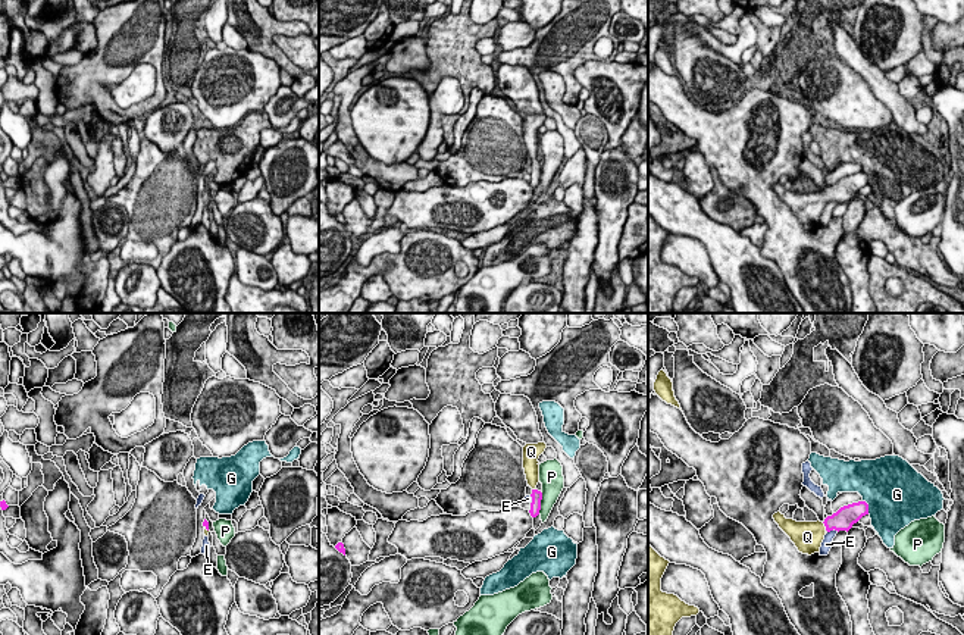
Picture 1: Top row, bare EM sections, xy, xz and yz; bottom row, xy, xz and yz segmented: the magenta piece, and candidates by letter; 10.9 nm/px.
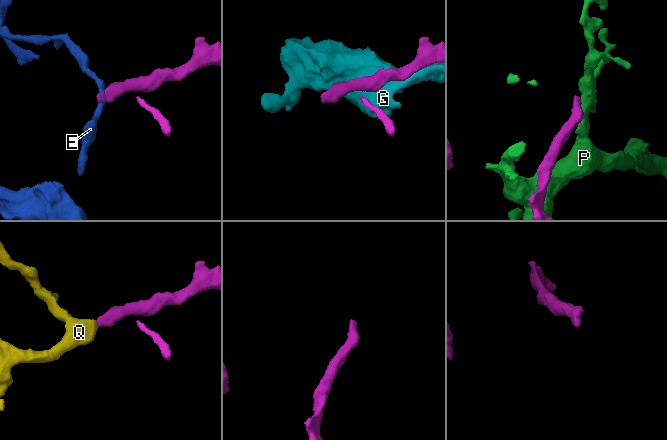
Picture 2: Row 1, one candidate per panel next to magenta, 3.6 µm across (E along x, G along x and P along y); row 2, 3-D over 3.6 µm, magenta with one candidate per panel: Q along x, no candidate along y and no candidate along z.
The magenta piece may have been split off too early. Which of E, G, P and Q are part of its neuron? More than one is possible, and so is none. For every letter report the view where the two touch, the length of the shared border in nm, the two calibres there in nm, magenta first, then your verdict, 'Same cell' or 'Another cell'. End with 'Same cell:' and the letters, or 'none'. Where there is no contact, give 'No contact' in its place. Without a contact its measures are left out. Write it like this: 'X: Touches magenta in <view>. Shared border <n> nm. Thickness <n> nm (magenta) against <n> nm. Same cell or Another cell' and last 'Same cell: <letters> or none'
E: Touches magenta in yz. Shared border 130 nm. Thickness 240 nm (magenta) against 120 nm. Another cell
G: Touches magenta in yz. Shared border 170 nm. Thickness 220 nm (magenta) against 480 nm. Another cell
P: Touches magenta in xz. Shared border 240 nm. Thickness 130 nm (magenta) against 240 nm. Another cell
Q: Touches magenta in yz. Shared border 110 nm. Thickness 240 nm (magenta) against 320 nm. Same cell
Same cell: Q

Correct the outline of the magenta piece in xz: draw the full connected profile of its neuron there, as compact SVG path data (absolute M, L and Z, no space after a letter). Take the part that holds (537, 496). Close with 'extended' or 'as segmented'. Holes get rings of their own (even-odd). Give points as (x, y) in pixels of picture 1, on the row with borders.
M545 442L526 444L523 447L523 469L526 475L528 485L532 488L532 503L530 503L530 516L536 517L541 510L542 492L536 489L539 482L539 456L544 454L547 448Z; extended

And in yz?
M866 501L852 503L841 507L823 522L796 522L786 519L780 512L773 514L779 528L791 538L799 553L814 554L820 553L824 535L830 531L849 531L863 516L868 514L868 504Z; extended

